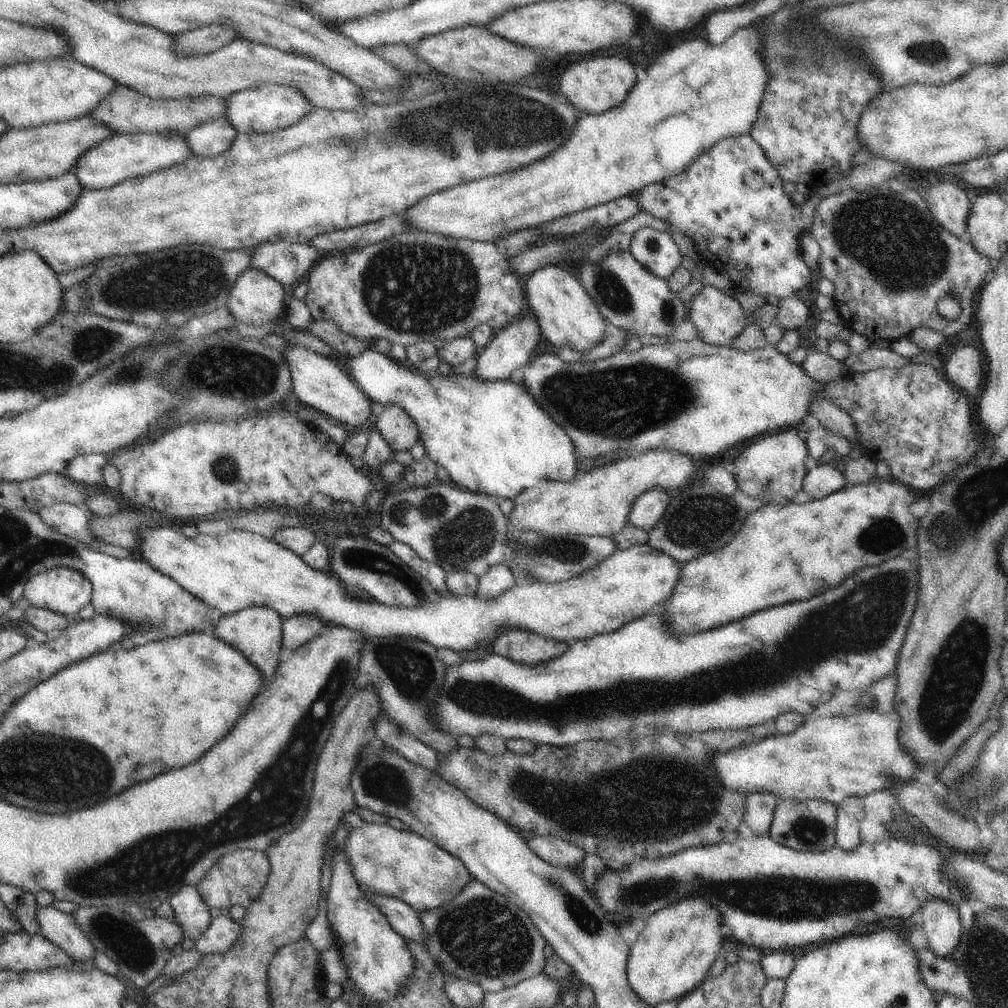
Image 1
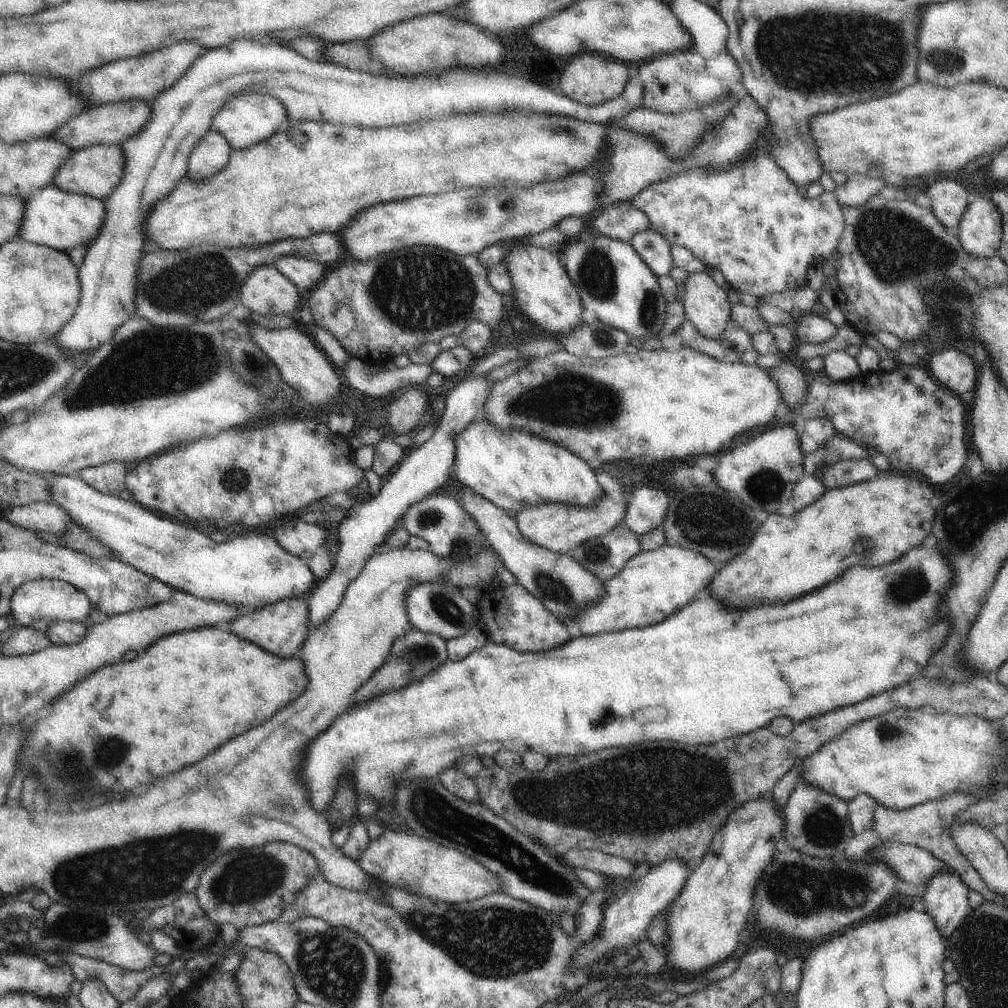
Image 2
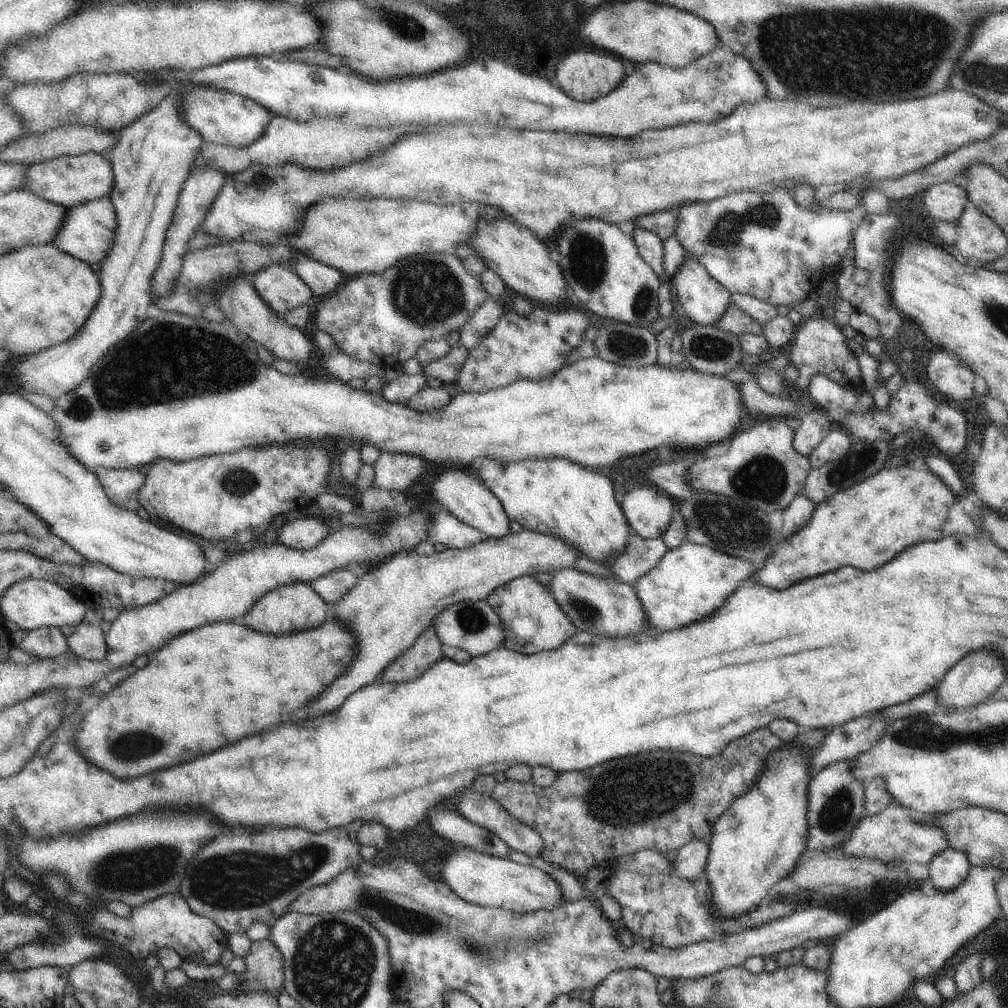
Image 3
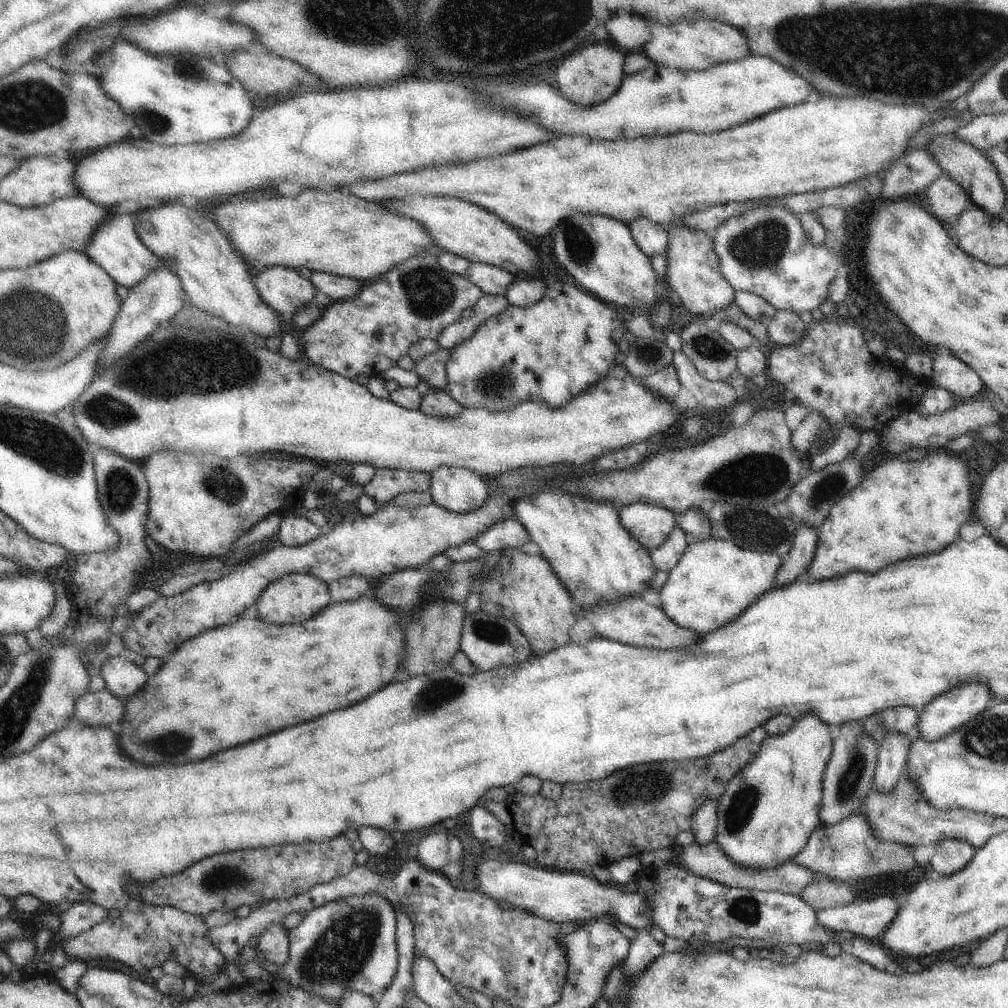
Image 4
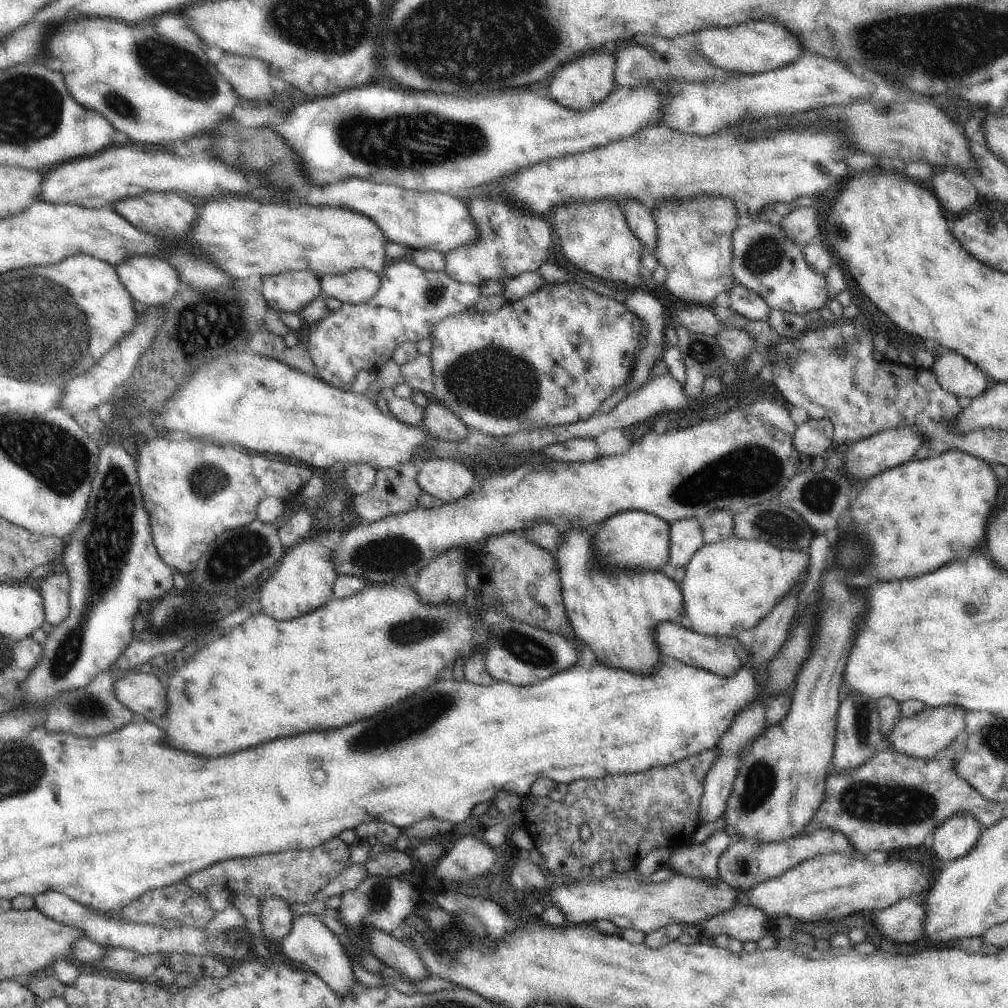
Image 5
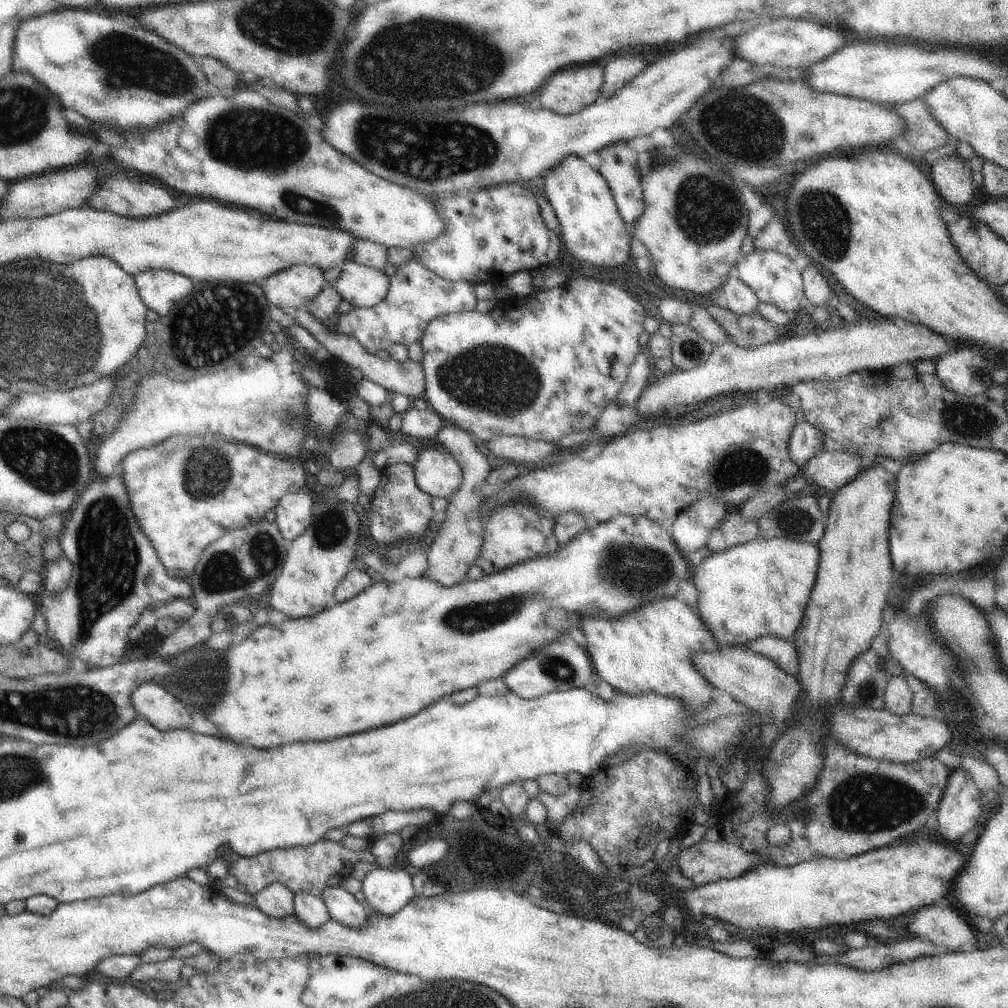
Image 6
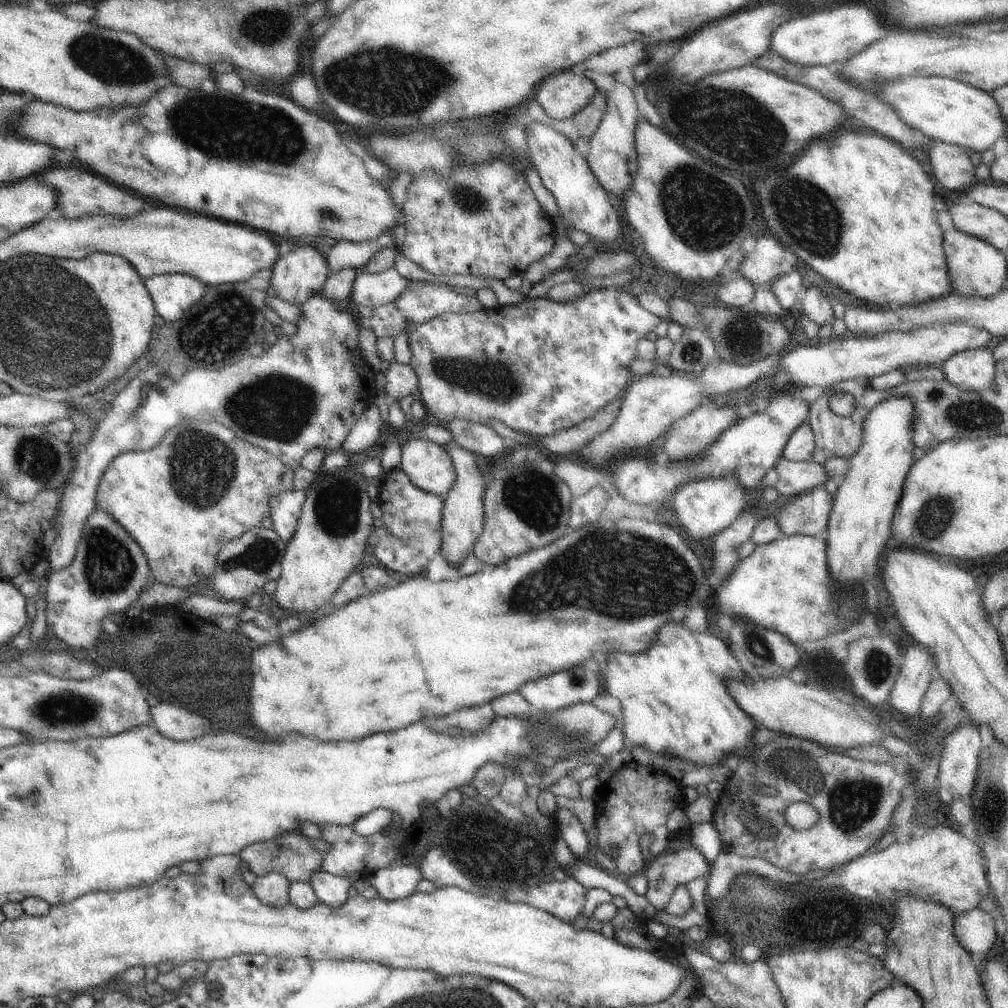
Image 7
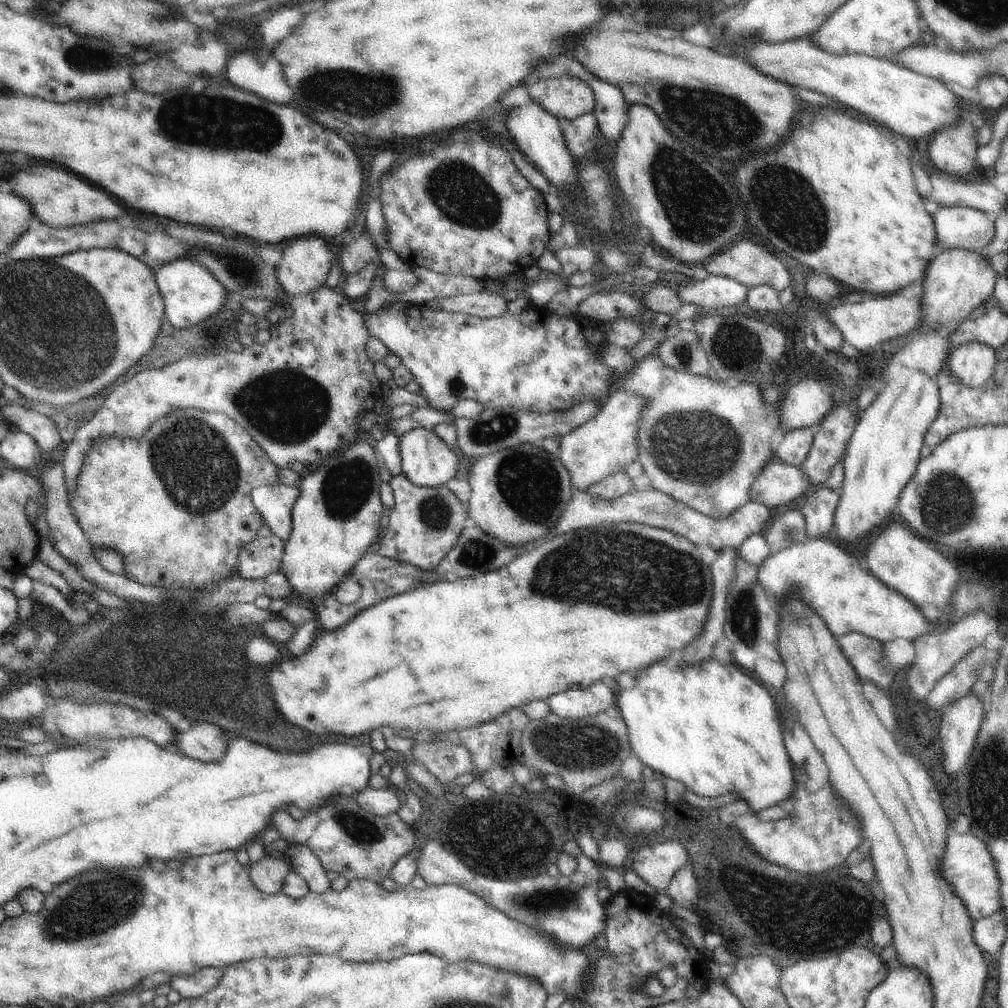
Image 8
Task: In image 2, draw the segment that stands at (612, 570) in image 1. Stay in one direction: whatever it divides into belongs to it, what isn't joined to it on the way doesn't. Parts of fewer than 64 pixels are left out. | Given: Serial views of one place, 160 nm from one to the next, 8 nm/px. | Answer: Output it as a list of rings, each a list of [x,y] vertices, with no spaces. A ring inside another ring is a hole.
[[[52,474],[44,478],[49,480],[51,502],[108,547],[112,557],[198,599],[234,603],[252,611],[277,600],[307,596],[316,584],[307,560],[290,554],[266,535],[231,535],[228,542],[217,544],[196,528],[156,517],[152,510],[104,494],[78,476]],[[664,544],[656,550],[642,551],[632,557],[618,576],[604,581],[605,597],[597,605],[585,609],[579,617],[569,620],[578,622],[582,634],[586,635],[651,627],[704,596],[718,573],[718,568],[704,553]]]

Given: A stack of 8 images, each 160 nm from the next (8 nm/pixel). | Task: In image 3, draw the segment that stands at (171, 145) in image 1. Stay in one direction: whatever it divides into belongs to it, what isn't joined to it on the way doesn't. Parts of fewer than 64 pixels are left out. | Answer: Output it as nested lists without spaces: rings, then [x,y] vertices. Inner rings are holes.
[[[87,152],[79,155],[64,155],[50,158],[41,163],[31,164],[25,172],[21,189],[39,196],[51,203],[67,208],[77,207],[85,202],[109,196],[113,189],[115,174],[111,165],[111,155]]]

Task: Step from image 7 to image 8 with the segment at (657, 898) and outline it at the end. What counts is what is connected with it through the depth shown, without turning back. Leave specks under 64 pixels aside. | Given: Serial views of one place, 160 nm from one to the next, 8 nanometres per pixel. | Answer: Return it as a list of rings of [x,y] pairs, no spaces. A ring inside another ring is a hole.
[[[649,841],[638,847],[630,868],[658,893],[664,894],[675,872],[688,864],[688,853],[678,841]]]

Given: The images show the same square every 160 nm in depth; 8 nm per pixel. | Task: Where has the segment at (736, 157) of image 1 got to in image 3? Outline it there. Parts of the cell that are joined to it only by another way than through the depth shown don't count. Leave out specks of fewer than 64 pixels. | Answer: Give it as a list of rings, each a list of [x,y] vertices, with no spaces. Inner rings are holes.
[[[777,186],[771,193],[740,191],[710,202],[685,205],[676,213],[681,218],[676,238],[687,250],[688,256],[699,260],[713,279],[732,294],[752,295],[779,311],[786,311],[817,292],[820,281],[837,272],[842,256],[868,210],[864,202],[849,211],[818,209],[817,206],[803,209],[790,190]]]

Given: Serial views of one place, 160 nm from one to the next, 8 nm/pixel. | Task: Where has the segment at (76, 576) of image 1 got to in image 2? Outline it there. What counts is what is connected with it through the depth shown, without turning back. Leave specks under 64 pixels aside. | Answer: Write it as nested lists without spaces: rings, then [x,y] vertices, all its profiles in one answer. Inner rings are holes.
[[[36,579],[25,582],[16,589],[11,600],[11,614],[21,624],[20,627],[32,627],[32,624],[36,624],[42,618],[49,623],[54,621],[84,623],[88,621],[91,610],[92,605],[85,592],[58,579]]]

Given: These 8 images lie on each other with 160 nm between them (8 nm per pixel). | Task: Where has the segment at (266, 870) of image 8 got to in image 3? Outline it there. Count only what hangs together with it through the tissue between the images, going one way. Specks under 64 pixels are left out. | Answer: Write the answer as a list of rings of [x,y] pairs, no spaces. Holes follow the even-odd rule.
[[[270,938],[254,941],[244,961],[247,968],[241,975],[245,983],[236,993],[252,991],[258,996],[276,993],[278,998],[284,991],[285,960],[274,941]]]

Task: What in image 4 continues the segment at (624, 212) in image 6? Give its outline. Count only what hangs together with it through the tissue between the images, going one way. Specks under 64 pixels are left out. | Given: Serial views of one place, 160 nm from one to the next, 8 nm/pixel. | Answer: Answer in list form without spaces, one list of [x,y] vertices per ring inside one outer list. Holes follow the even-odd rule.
[[[640,218],[634,220],[629,227],[636,245],[648,258],[656,258],[666,252],[670,236],[664,226],[648,218]]]

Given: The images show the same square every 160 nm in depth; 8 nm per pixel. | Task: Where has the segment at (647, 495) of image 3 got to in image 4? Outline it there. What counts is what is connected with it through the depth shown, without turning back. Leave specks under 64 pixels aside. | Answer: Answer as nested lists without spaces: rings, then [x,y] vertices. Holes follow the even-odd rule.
[[[636,502],[629,506],[618,509],[620,514],[620,524],[634,536],[648,552],[656,550],[668,539],[678,524],[678,514],[652,506],[652,504],[642,504]]]

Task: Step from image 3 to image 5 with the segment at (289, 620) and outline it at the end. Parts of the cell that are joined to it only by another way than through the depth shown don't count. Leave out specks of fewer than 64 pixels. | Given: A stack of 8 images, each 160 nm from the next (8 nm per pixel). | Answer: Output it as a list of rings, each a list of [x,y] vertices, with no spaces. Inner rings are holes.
[[[306,538],[287,551],[273,576],[260,590],[261,612],[277,621],[293,620],[315,612],[333,600],[333,585],[339,578],[332,562],[333,551],[316,538]]]

